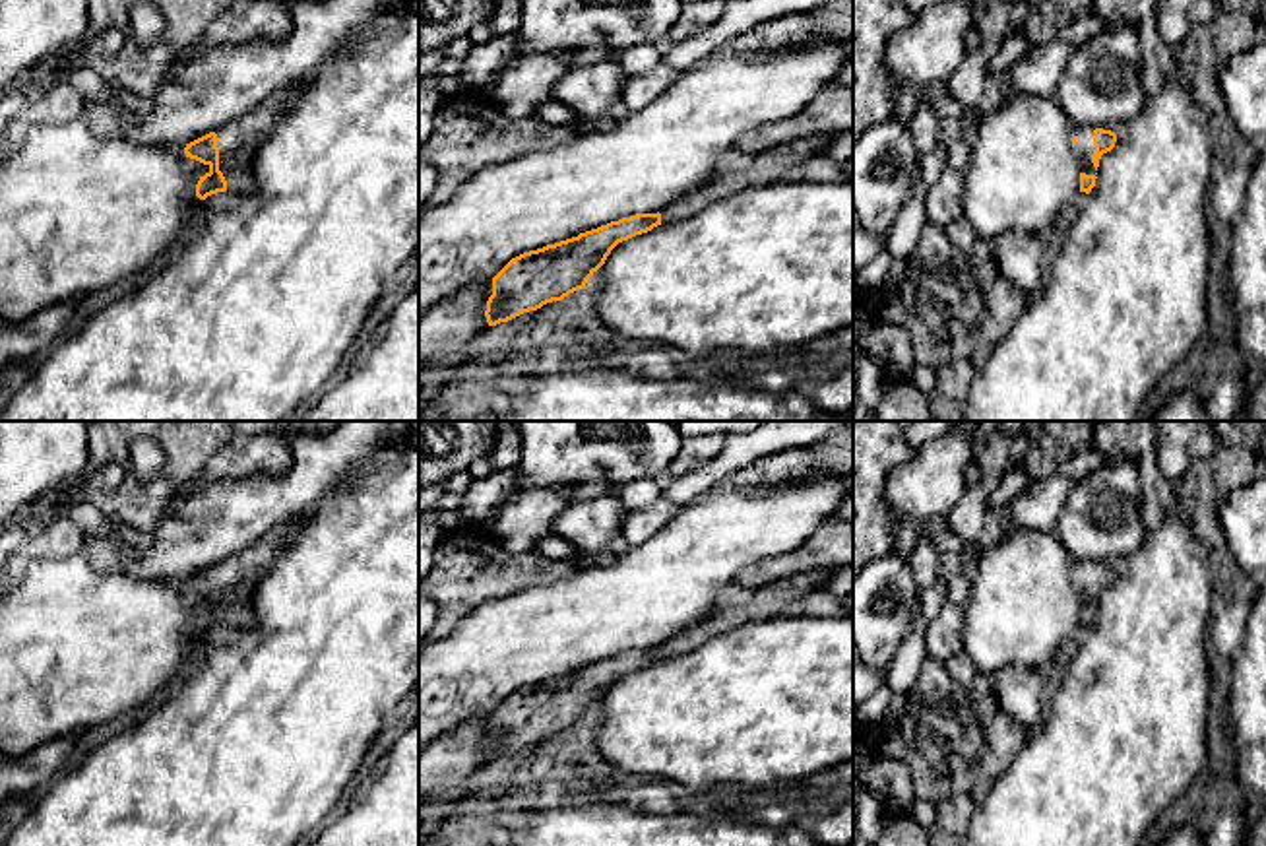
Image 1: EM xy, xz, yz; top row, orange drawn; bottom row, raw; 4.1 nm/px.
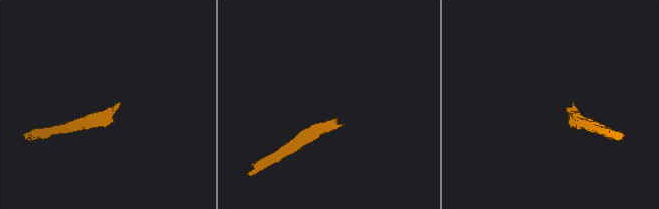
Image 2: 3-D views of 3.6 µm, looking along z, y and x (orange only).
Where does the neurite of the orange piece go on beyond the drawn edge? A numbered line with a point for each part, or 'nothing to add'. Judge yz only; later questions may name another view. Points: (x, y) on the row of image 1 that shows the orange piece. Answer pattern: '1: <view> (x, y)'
1: yz (1084, 148)

